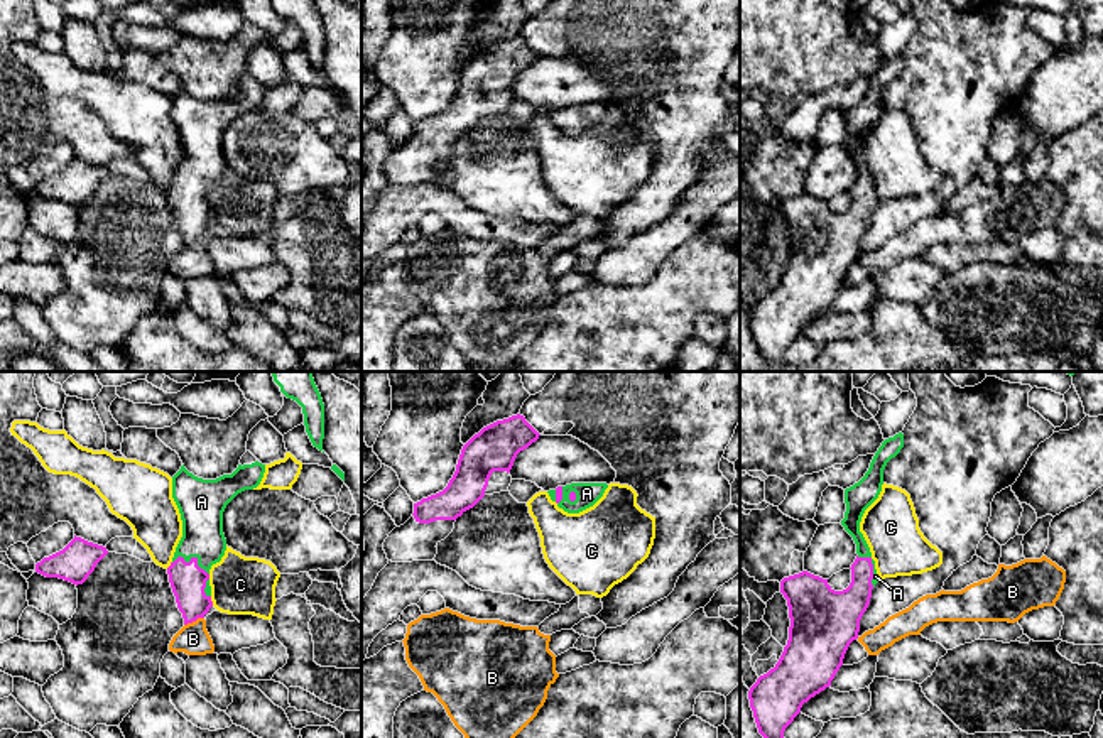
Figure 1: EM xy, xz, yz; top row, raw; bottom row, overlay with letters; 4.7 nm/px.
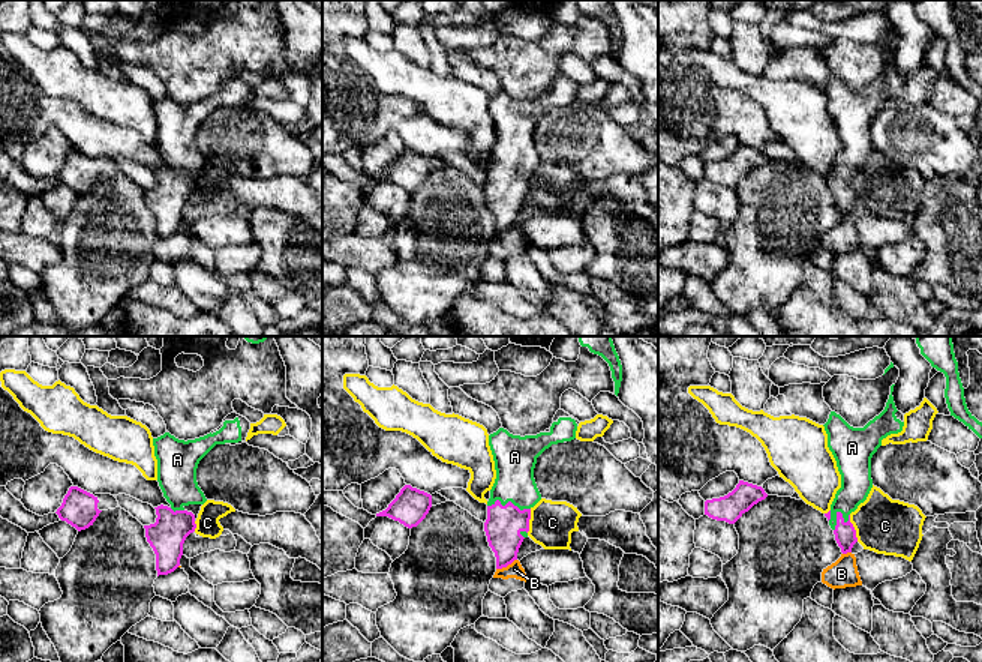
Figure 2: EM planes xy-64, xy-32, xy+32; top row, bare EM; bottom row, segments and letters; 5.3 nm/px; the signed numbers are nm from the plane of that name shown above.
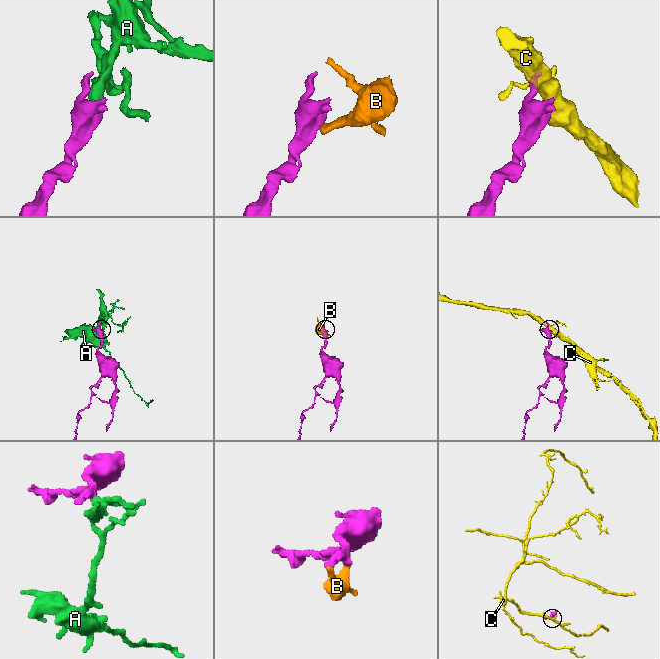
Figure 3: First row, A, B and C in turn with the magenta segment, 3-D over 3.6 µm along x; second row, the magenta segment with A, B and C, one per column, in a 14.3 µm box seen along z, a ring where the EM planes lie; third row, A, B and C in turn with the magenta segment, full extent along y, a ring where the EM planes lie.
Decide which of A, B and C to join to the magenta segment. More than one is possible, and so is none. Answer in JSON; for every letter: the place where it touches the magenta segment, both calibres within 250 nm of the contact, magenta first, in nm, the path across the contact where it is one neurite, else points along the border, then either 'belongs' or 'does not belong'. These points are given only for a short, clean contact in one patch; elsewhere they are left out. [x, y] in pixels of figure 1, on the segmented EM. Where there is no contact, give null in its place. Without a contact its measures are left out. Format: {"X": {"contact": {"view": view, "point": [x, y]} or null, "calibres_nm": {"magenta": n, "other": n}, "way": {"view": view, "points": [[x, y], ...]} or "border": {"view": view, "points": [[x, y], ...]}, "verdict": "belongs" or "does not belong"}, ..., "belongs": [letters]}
{"A": {"contact": {"view": "xy", "point": [193, 558]}, "calibres_nm": {"magenta": 170, "other": 220}, "way": {"view": "xy", "points": [[188, 581], [193, 558], [201, 546], [201, 507]]}, "verdict": "belongs"}, "B": {"contact": {"view": "xy", "point": [193, 620]}, "calibres_nm": {"magenta": 170, "other": 160}, "border": {"view": "xy", "points": [[203, 617], [184, 625]]}, "verdict": "does not belong"}, "C": {"contact": {"view": "xy", "point": [211, 602]}, "calibres_nm": {"magenta": 170, "other": 280}, "verdict": "does not belong"}, "belongs": ["A"]}

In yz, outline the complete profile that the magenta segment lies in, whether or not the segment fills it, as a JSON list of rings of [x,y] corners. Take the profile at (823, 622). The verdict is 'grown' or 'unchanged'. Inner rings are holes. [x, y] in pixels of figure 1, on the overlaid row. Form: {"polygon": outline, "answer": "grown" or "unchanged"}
{"polygon": [[[902,432],[885,439],[865,476],[845,490],[846,512],[841,525],[853,537],[858,554],[850,567],[850,586],[834,591],[828,579],[807,571],[780,581],[780,593],[789,606],[789,640],[775,667],[760,676],[748,691],[763,738],[784,738],[802,704],[831,686],[850,643],[858,638],[860,620],[880,579],[860,522],[882,491],[887,463],[902,448]]], "answer": "grown"}

